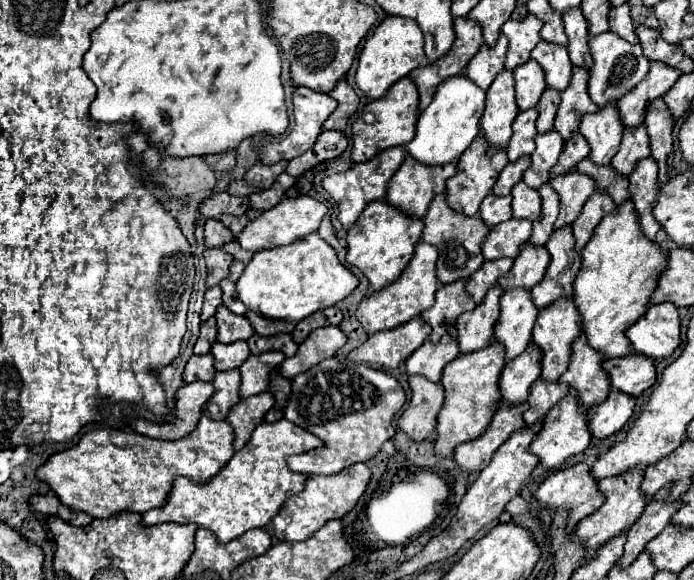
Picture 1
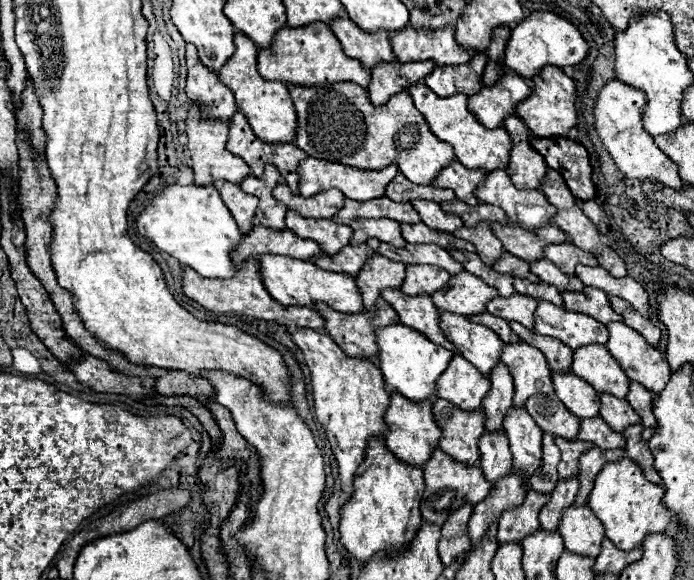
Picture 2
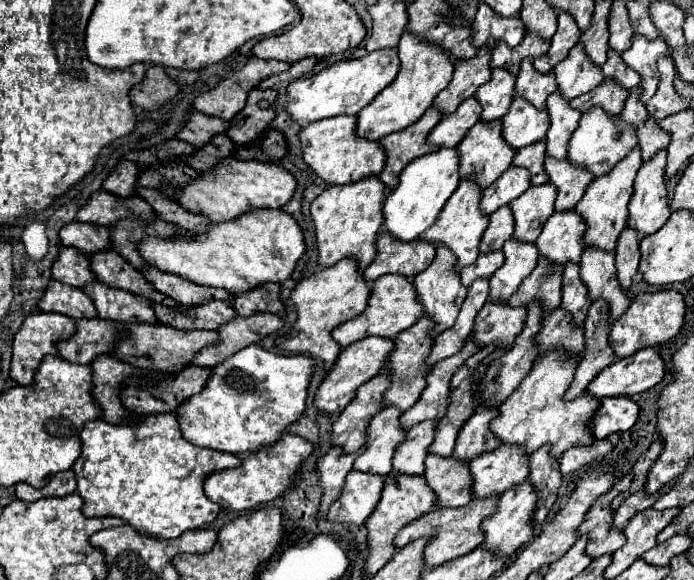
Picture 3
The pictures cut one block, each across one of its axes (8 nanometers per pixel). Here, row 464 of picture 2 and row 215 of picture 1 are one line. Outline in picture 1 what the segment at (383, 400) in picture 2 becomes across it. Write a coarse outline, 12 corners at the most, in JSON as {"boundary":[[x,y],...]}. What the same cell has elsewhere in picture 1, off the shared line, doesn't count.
{"boundary":[[388,148],[350,170],[326,176],[322,188],[338,204],[338,220],[350,228],[404,160]]}

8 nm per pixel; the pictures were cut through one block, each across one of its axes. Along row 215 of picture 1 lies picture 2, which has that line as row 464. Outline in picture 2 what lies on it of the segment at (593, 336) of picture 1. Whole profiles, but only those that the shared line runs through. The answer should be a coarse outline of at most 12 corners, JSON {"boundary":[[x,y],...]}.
{"boundary":[[630,460],[606,464],[588,498],[604,536],[632,550],[672,520],[664,488]]}

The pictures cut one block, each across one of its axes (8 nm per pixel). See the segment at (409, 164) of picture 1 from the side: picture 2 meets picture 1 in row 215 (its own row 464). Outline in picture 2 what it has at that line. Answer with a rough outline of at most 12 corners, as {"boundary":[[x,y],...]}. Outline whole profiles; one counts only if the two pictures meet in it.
{"boundary":[[392,392],[386,448],[422,468],[442,430],[430,402]]}

